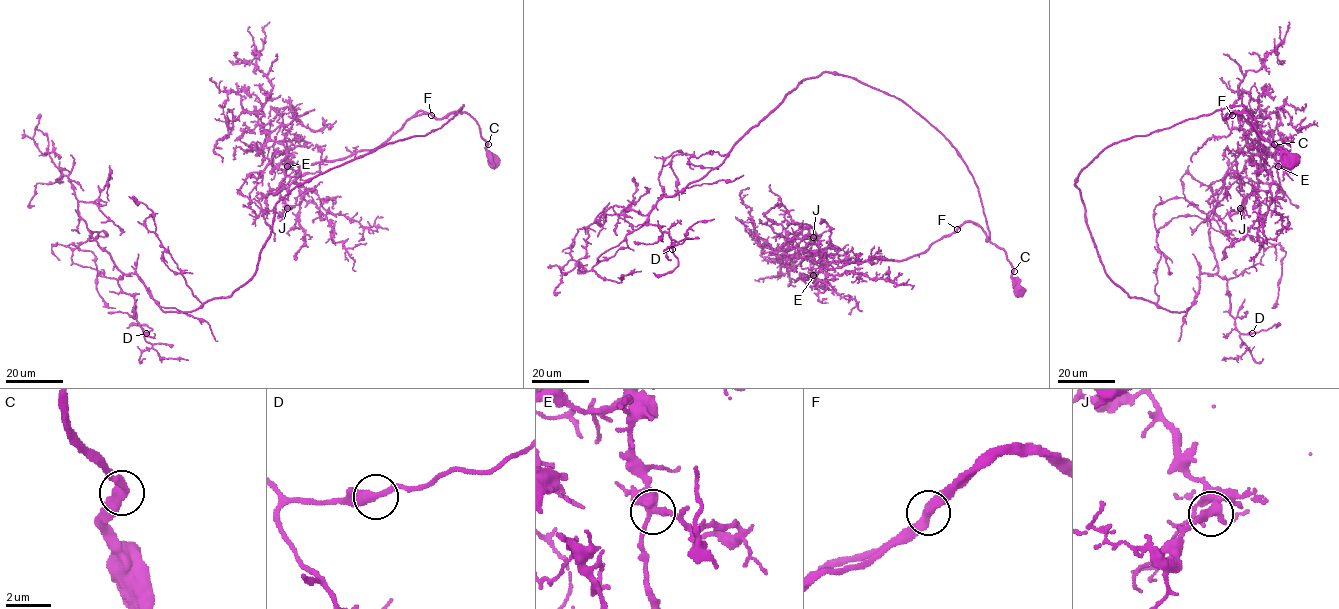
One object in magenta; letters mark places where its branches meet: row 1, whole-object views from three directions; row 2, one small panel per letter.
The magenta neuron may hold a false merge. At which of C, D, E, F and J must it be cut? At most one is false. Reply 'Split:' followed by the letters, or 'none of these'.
Split: none of these

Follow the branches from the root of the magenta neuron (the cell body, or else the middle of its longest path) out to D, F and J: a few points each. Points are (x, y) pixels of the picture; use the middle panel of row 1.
D: (1019, 293), (957, 149), (899, 99), (829, 72), (803, 79), (721, 164), (657, 202), (643, 224), (672, 249)
F: (1019, 293), (1012, 276), (1013, 266), (1005, 252), (972, 222), (964, 222), (957, 229)
J: (1019, 293), (1007, 254), (972, 222), (901, 260), (829, 262), (824, 253), (805, 249), (813, 237)

